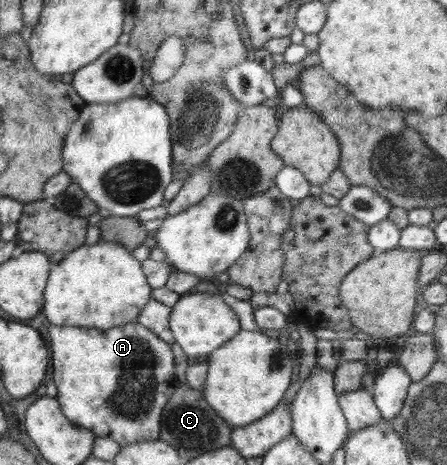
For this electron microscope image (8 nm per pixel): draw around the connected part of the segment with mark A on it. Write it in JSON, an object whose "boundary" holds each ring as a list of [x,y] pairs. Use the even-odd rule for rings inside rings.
{"boundary":[[[136,321],[106,330],[50,325],[50,337],[54,351],[52,377],[58,385],[58,397],[55,398],[61,405],[61,411],[72,423],[97,432],[99,437],[113,439],[121,448],[159,439],[162,412],[178,383],[174,375],[171,345],[162,342],[155,333]]]}

